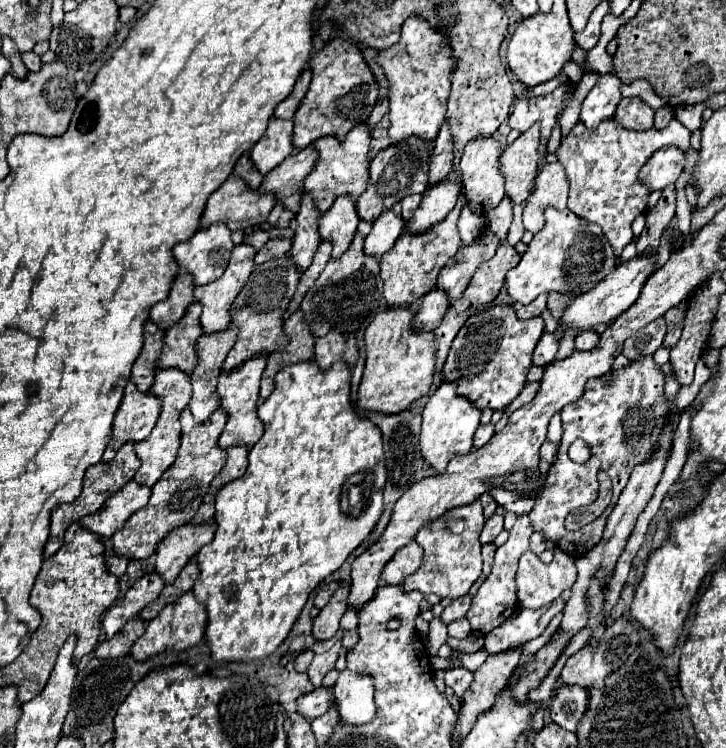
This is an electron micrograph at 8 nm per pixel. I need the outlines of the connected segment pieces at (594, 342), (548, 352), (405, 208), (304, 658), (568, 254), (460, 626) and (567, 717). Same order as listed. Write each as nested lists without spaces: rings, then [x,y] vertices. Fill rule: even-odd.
[[[594,330],[580,332],[576,336],[576,350],[592,350],[598,346],[598,342],[600,342],[600,334],[596,334]]]
[[[546,332],[534,350],[534,366],[546,368],[548,364],[552,364],[556,360],[556,354],[558,354],[558,338],[554,334]]]
[[[410,194],[410,196],[406,196],[400,204],[402,204],[402,218],[408,222],[410,218],[412,218],[412,214],[414,214],[414,210],[418,208],[418,204],[420,204],[420,194]]]
[[[304,650],[304,652],[294,660],[294,668],[296,668],[298,672],[306,672],[308,666],[310,666],[310,662],[312,662],[312,658],[314,658],[314,652],[312,652],[312,650]]]
[[[546,208],[546,226],[528,244],[520,264],[506,276],[508,294],[520,302],[530,304],[542,292],[560,294],[584,294],[596,286],[604,276],[616,268],[614,252],[596,224],[580,220],[574,212]]]
[[[460,618],[460,620],[454,620],[452,624],[448,624],[448,636],[466,638],[470,632],[472,632],[472,628],[470,628],[470,622],[466,618]]]
[[[558,686],[554,698],[550,702],[550,718],[570,730],[576,732],[578,722],[584,716],[584,708],[588,706],[588,694],[580,686]]]

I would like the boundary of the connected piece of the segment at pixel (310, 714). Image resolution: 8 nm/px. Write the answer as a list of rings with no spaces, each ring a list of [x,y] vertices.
[[[320,686],[312,690],[310,694],[304,694],[304,698],[298,700],[298,712],[306,716],[308,720],[326,714],[332,706],[336,706],[336,700],[334,700],[332,690],[326,686]]]

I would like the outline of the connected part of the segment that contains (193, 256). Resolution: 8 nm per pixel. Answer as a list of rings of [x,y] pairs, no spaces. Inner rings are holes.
[[[216,222],[206,230],[198,230],[190,240],[174,246],[172,254],[180,268],[194,276],[198,286],[218,280],[224,274],[234,242],[230,228],[224,222]]]

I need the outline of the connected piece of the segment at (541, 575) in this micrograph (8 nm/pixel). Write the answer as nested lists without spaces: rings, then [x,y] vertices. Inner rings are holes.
[[[560,548],[554,550],[550,564],[540,562],[532,552],[524,552],[516,574],[518,600],[522,608],[542,608],[556,600],[566,588],[576,582],[574,558],[564,554]]]

